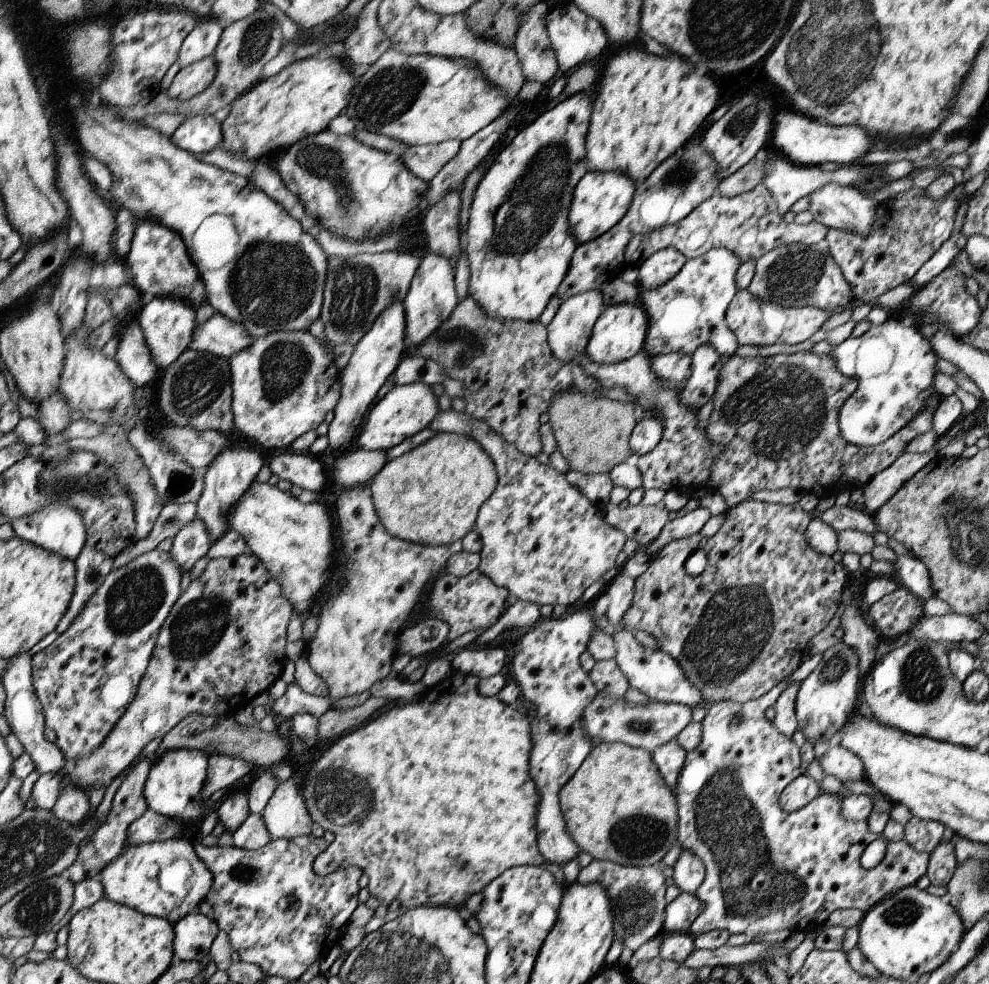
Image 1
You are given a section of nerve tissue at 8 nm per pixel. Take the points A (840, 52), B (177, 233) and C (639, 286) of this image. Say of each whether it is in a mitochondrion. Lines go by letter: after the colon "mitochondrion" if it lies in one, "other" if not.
A: mitochondrion
B: other
C: other

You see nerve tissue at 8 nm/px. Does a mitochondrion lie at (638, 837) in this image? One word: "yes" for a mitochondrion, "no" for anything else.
yes

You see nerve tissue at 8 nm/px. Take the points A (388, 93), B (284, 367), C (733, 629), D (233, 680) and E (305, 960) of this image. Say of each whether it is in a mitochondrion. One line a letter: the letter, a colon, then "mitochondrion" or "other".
A: mitochondrion
B: mitochondrion
C: mitochondrion
D: other
E: other

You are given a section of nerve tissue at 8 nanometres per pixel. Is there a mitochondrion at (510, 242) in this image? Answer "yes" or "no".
yes

